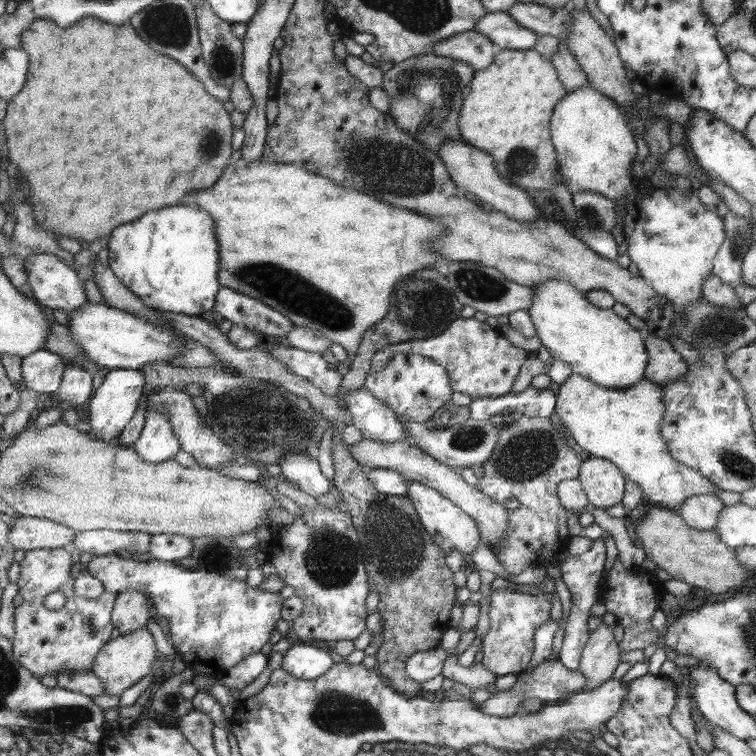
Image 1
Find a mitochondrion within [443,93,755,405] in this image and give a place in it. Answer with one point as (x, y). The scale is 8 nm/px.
(720, 329)

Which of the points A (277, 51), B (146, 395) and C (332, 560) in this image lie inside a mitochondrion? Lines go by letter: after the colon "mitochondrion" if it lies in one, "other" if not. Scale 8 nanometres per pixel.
A: other
B: other
C: mitochondrion

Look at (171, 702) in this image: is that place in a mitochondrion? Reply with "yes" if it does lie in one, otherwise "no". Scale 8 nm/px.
yes

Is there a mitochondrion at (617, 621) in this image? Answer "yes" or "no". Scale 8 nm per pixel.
no

